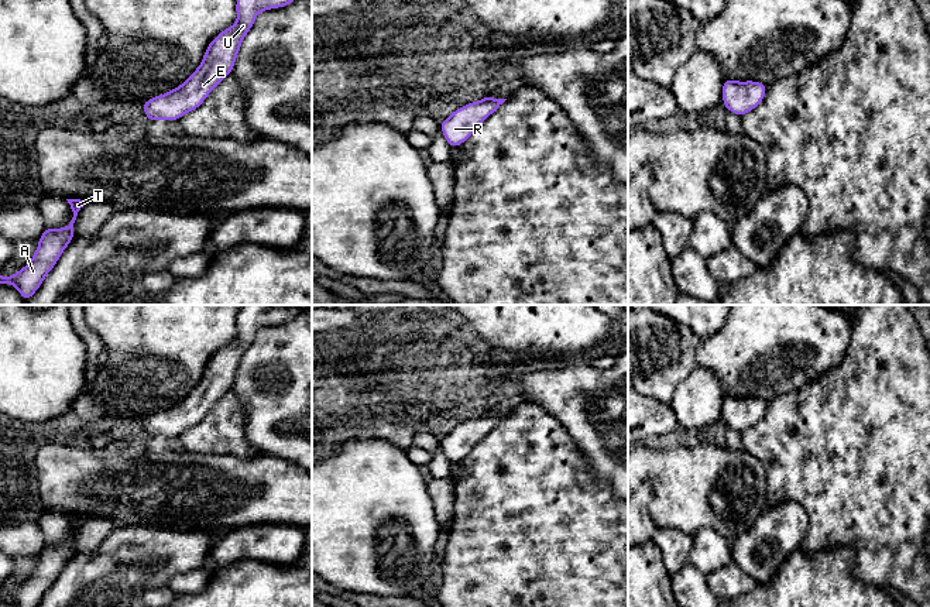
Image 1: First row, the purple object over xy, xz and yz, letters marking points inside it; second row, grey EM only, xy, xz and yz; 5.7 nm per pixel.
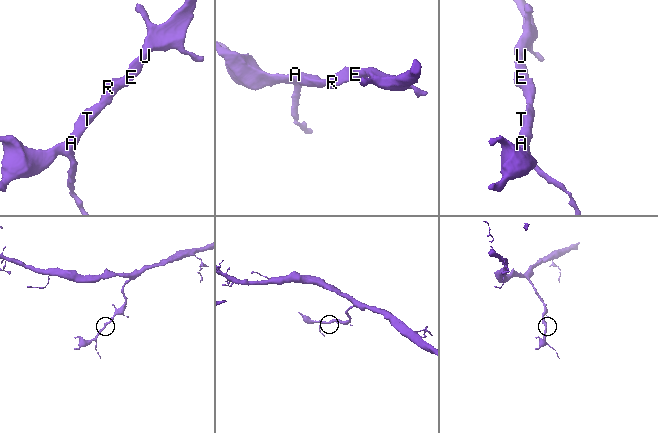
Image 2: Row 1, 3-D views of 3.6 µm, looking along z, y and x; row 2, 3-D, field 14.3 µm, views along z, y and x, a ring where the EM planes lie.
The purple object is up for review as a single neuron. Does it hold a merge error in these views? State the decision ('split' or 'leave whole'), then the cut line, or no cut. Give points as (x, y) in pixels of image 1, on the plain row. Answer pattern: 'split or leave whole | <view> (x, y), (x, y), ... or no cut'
leave whole | no cut

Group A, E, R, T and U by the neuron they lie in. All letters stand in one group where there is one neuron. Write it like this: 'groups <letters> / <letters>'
groups A E R T U

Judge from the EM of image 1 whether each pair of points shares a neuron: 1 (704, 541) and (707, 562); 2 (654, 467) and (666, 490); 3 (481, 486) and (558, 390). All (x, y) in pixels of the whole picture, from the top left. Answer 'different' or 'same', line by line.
1: same
2: same
3: different

